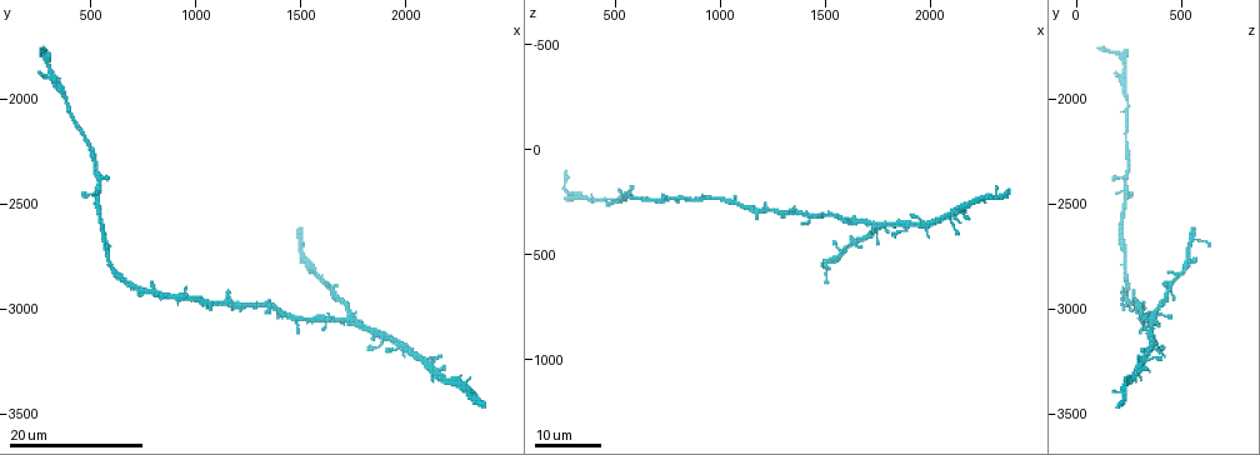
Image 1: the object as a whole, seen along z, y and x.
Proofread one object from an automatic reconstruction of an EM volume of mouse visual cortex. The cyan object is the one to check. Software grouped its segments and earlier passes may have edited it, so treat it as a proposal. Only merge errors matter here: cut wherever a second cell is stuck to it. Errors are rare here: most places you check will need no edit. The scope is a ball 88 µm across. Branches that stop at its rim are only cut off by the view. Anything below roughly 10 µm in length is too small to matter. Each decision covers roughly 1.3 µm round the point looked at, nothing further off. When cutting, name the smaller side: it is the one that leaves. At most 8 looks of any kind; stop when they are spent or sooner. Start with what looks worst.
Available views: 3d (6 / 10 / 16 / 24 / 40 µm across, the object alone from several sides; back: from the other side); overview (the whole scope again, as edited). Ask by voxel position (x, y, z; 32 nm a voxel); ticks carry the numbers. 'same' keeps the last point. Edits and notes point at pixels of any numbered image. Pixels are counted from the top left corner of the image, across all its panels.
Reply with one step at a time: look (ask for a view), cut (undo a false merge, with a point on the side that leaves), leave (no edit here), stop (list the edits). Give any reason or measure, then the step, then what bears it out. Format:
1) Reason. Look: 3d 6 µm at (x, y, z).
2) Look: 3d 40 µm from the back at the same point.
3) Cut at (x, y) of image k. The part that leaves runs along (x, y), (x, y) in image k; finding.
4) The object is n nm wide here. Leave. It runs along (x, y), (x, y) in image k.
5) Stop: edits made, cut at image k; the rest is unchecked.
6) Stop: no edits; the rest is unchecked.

Thin arm on a thick one. Look: 3d 16 µm at (1740, 3040, 390).

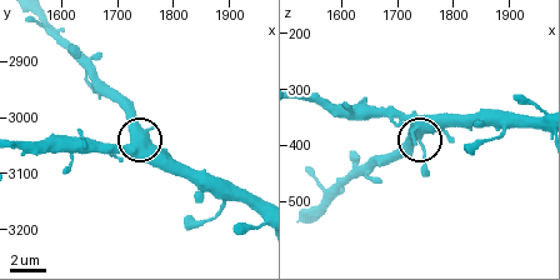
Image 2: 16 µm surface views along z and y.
Look: 3d 10 µm at the same point.

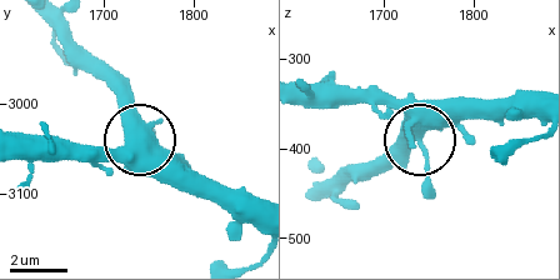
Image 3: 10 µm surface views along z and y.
3 arms meet here. Leave. One cell here.

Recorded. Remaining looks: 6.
Look: 3d 24 µm at (970, 2940, 230).

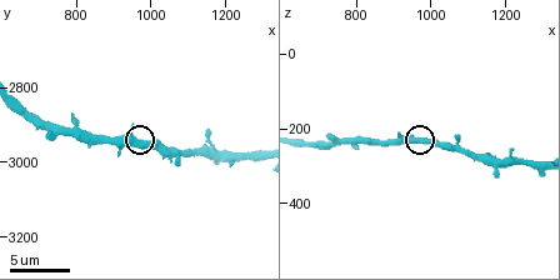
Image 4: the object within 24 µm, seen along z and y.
Closer look. Look: 3d 10 µm at (960, 2950, 230).

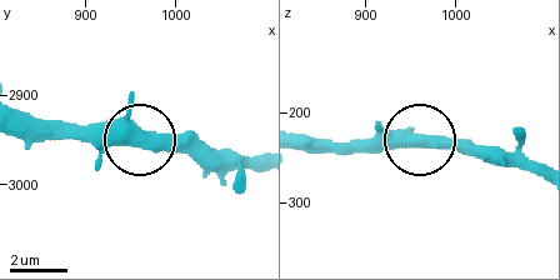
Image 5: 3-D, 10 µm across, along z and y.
The side arm is 54 µm long. Leave. One cell here.

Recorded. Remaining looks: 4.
A narrow waist. Look: 3d 24 µm at (2000, 3170, 360).

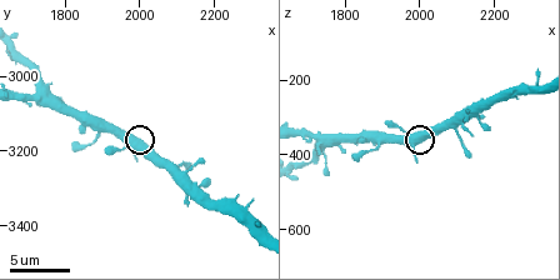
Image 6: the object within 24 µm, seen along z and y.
Closer look. Look: 3d 6 µm at the same point.

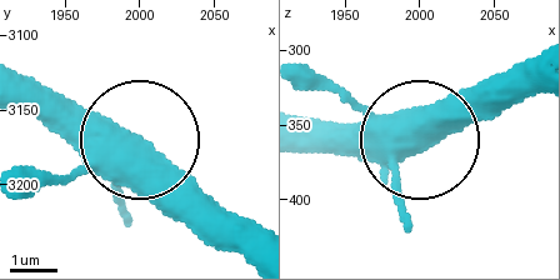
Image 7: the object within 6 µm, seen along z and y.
Leave. One cell here.

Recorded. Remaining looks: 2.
A narrow waist. Look: 3d 10 µm at (800, 2930, 230).

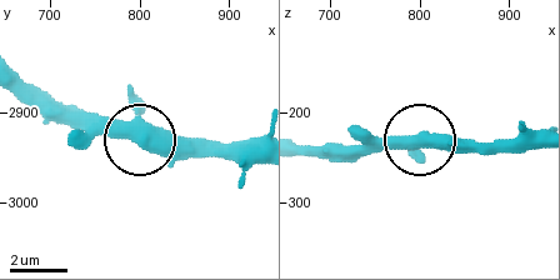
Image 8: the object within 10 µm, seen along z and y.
Leave. It runs along (536, 145), (353, 138) in image 8; continuous, no second cell.

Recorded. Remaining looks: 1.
Stop: no edits; the rest is unchecked.

